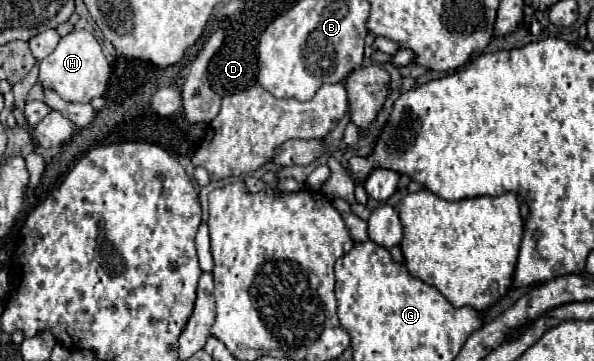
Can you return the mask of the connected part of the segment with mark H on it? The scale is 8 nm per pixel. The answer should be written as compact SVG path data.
M76 29L70 35L64 35L58 47L40 61L40 83L56 91L64 101L72 103L90 103L94 97L104 95L110 77L110 65L104 57L104 51L96 37L90 31Z

